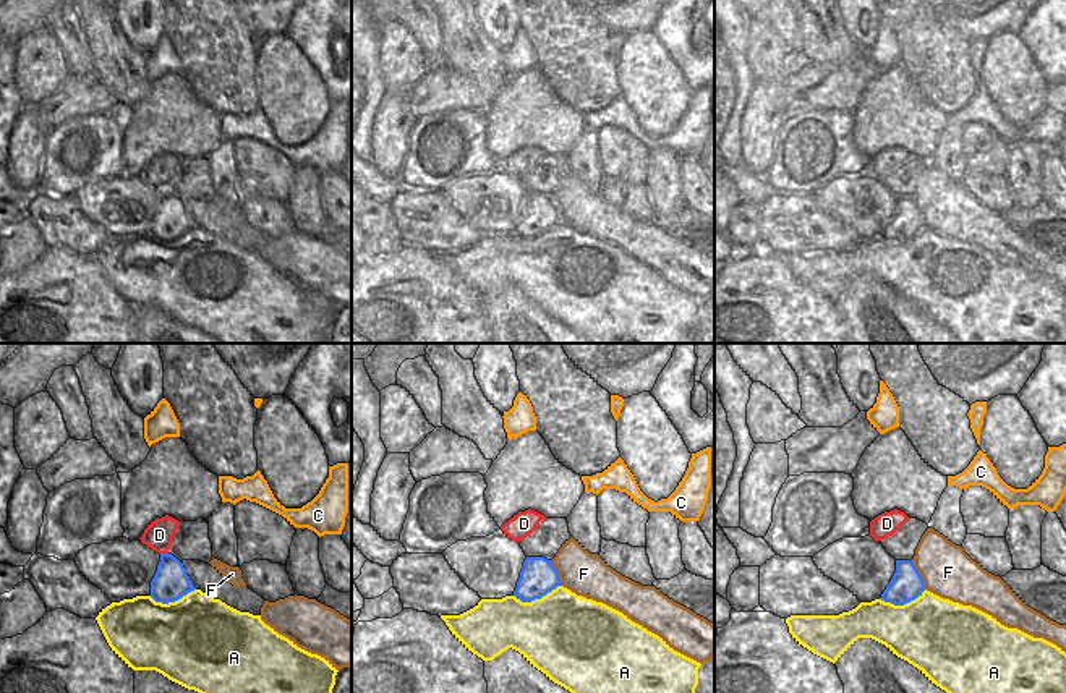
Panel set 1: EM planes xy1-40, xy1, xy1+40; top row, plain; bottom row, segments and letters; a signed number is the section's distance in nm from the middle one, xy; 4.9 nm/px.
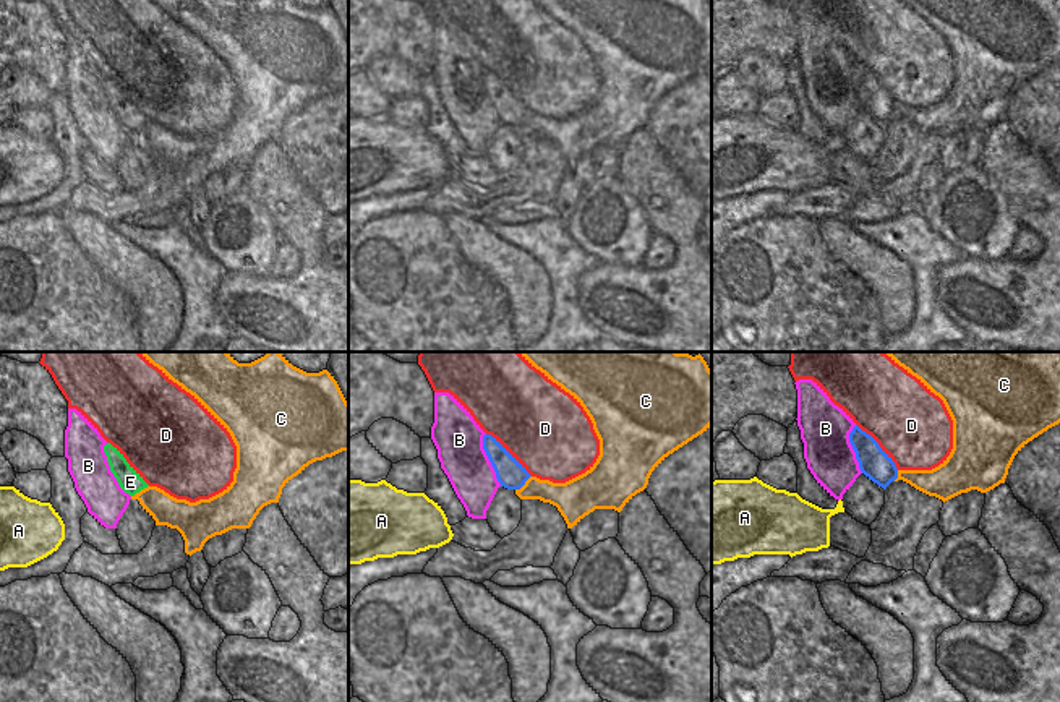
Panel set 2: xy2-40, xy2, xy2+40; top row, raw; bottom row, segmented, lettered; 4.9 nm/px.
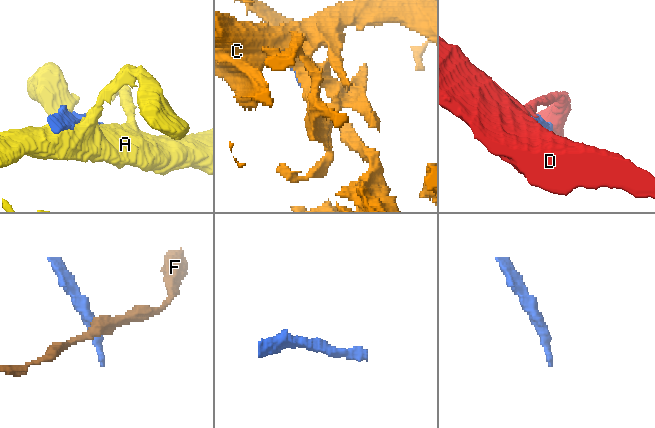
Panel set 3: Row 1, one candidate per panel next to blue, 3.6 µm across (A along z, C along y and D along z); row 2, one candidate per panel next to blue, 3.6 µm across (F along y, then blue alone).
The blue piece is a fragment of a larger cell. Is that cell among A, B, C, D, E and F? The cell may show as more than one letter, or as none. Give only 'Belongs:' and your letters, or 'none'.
Belongs: E

